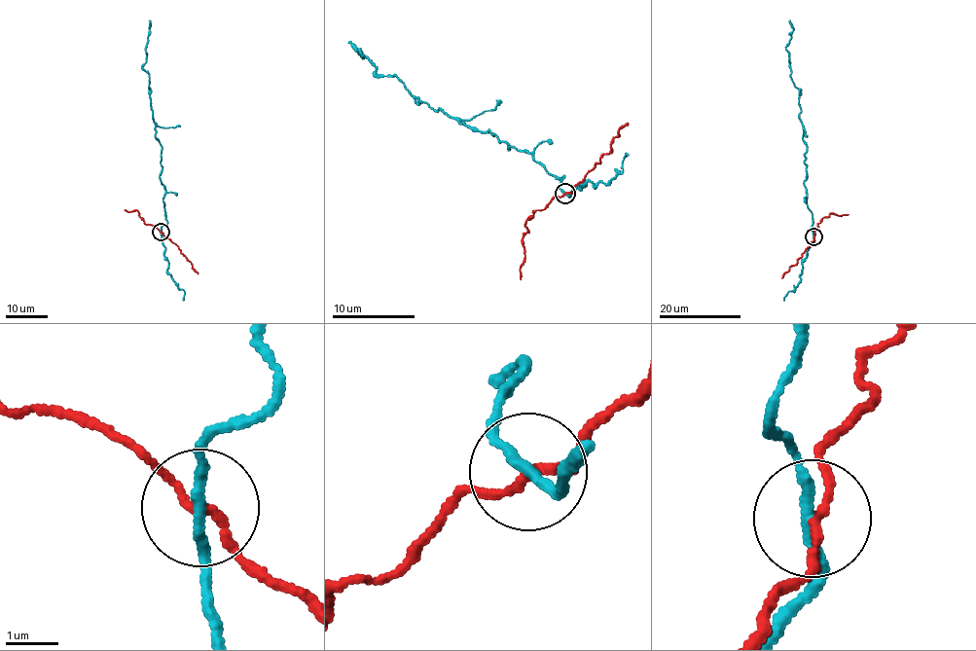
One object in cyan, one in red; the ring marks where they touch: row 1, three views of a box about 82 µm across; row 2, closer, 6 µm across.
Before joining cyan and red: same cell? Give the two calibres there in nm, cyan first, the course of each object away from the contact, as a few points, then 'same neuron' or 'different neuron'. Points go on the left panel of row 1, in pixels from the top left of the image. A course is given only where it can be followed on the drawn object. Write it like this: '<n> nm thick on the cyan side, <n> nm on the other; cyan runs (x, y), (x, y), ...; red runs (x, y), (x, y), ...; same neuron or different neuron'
190 nm thick on the cyan side, 150 nm on the other; cyan runs (162, 233), (167, 222), (160, 180), (162, 145), (155, 136), (149, 75), (142, 68), (149, 19); red runs (162, 233), (145, 223), (136, 210), (125, 209); different neuron

